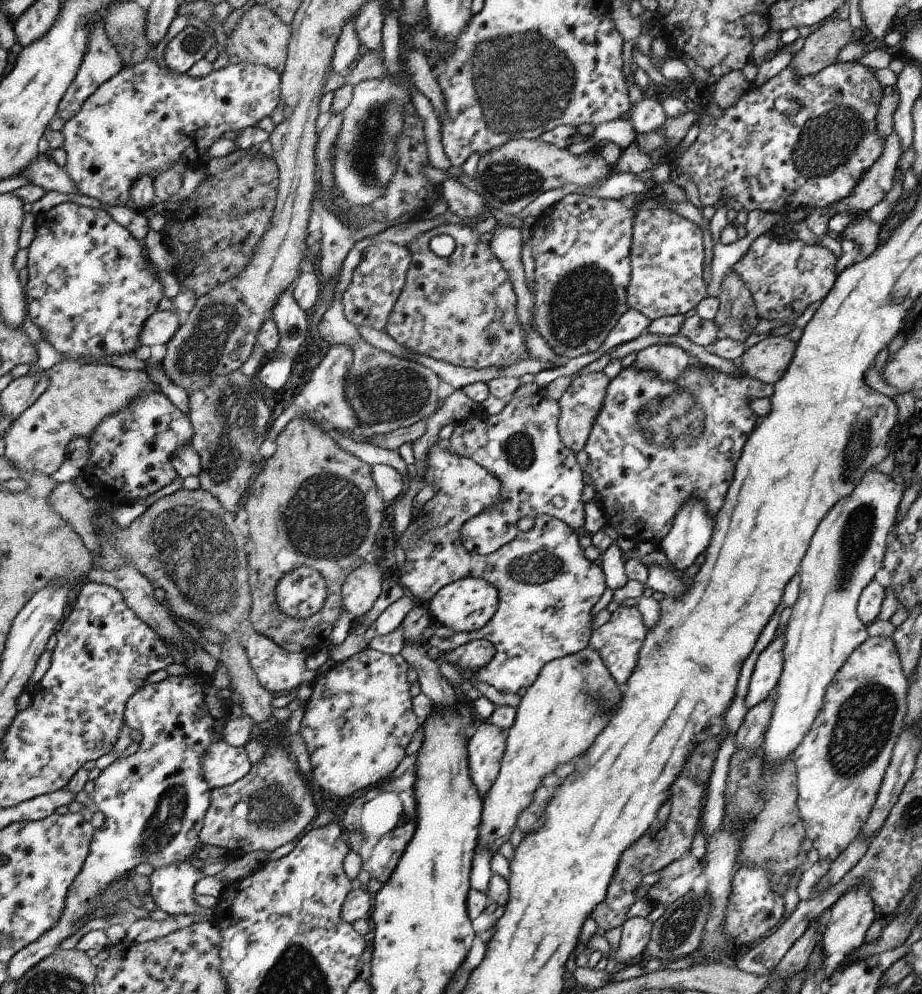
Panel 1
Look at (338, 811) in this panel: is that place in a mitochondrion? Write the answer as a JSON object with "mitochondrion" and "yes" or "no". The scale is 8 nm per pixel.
{"mitochondrion":"no"}

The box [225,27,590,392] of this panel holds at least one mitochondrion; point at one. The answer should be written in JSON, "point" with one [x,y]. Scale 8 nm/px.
{"point":[374,130]}

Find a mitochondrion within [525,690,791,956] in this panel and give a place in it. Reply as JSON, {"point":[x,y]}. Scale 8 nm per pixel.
{"point":[677,928]}

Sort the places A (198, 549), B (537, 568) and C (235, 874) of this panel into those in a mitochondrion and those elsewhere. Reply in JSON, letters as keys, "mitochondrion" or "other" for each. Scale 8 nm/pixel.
{"A":"mitochondrion","B":"mitochondrion","C":"other"}

